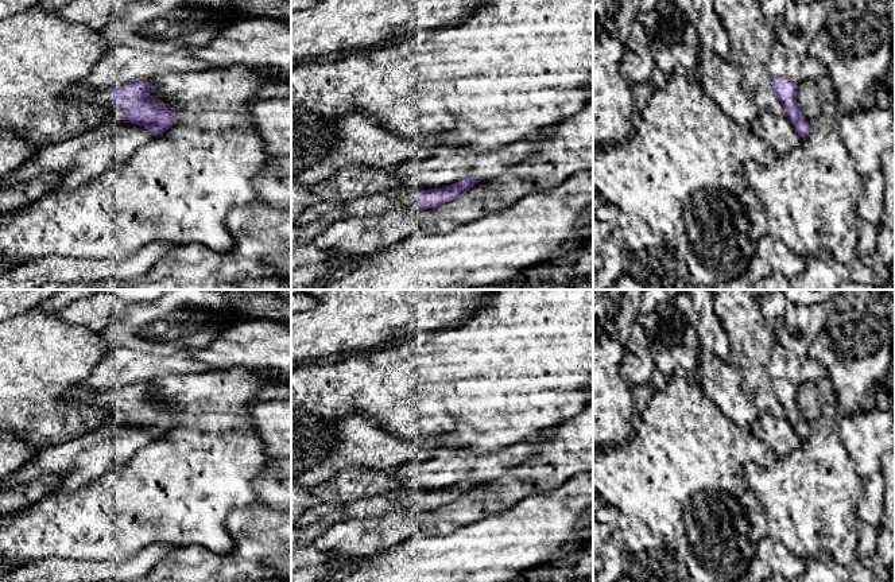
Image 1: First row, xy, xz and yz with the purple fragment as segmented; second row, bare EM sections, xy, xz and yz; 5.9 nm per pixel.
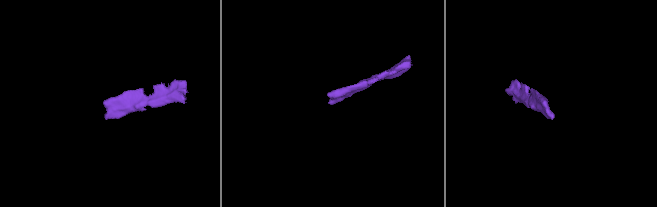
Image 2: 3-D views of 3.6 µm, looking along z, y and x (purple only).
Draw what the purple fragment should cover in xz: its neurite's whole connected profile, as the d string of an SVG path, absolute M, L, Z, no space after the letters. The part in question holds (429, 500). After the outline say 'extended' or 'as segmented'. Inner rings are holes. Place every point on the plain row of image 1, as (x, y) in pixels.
M464 481L460 484L456 484L449 488L442 488L442 489L435 489L435 490L429 490L429 492L422 492L421 496L416 494L414 490L394 490L390 493L384 494L376 494L372 498L361 498L361 500L350 500L346 504L321 504L315 505L310 509L307 509L298 520L295 524L295 528L305 528L309 527L317 521L329 521L329 523L336 523L336 521L344 521L344 520L356 520L356 519L363 519L367 515L371 515L375 512L377 516L383 516L387 513L391 513L392 511L398 509L411 509L416 507L421 511L431 511L437 507L442 507L445 504L449 504L454 501L458 496L462 493L473 489L477 484L477 481Z | extended

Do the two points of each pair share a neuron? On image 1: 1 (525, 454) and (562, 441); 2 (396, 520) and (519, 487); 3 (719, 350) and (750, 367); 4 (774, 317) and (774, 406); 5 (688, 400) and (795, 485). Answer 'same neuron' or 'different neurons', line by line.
1: different neurons
2: same neuron
3: different neurons
4: different neurons
5: different neurons

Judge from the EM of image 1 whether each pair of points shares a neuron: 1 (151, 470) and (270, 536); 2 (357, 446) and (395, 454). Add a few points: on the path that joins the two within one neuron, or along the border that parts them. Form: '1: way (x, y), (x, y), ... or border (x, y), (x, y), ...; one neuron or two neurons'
1: border (254, 501), (228, 516), (236, 544); two neurons
2: way (367, 446), (386, 451); one neuron

